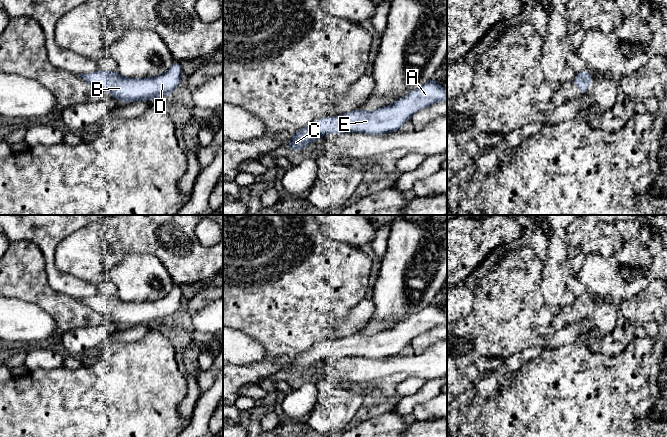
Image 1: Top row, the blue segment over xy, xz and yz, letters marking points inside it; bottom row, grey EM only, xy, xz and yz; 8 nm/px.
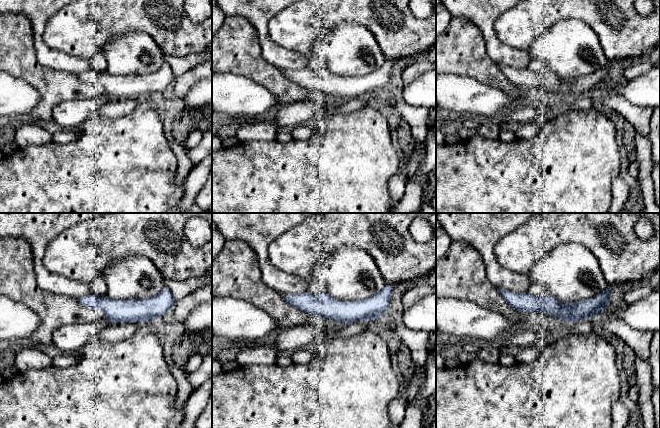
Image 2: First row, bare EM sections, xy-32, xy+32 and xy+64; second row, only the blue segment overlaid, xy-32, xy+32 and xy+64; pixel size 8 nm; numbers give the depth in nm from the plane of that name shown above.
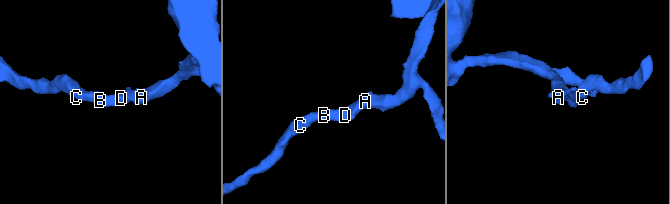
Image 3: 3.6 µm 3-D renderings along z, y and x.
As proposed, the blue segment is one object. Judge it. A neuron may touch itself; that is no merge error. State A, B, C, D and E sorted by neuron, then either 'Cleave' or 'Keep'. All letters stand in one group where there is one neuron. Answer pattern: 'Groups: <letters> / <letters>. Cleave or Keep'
Groups: A B C D E. Keep

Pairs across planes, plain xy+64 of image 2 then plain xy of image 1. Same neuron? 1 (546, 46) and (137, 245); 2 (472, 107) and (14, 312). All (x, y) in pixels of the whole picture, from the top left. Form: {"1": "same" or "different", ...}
{"1": "different", "2": "same"}

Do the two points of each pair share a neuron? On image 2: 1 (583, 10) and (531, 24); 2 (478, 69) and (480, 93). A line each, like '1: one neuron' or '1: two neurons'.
1: one neuron
2: two neurons

